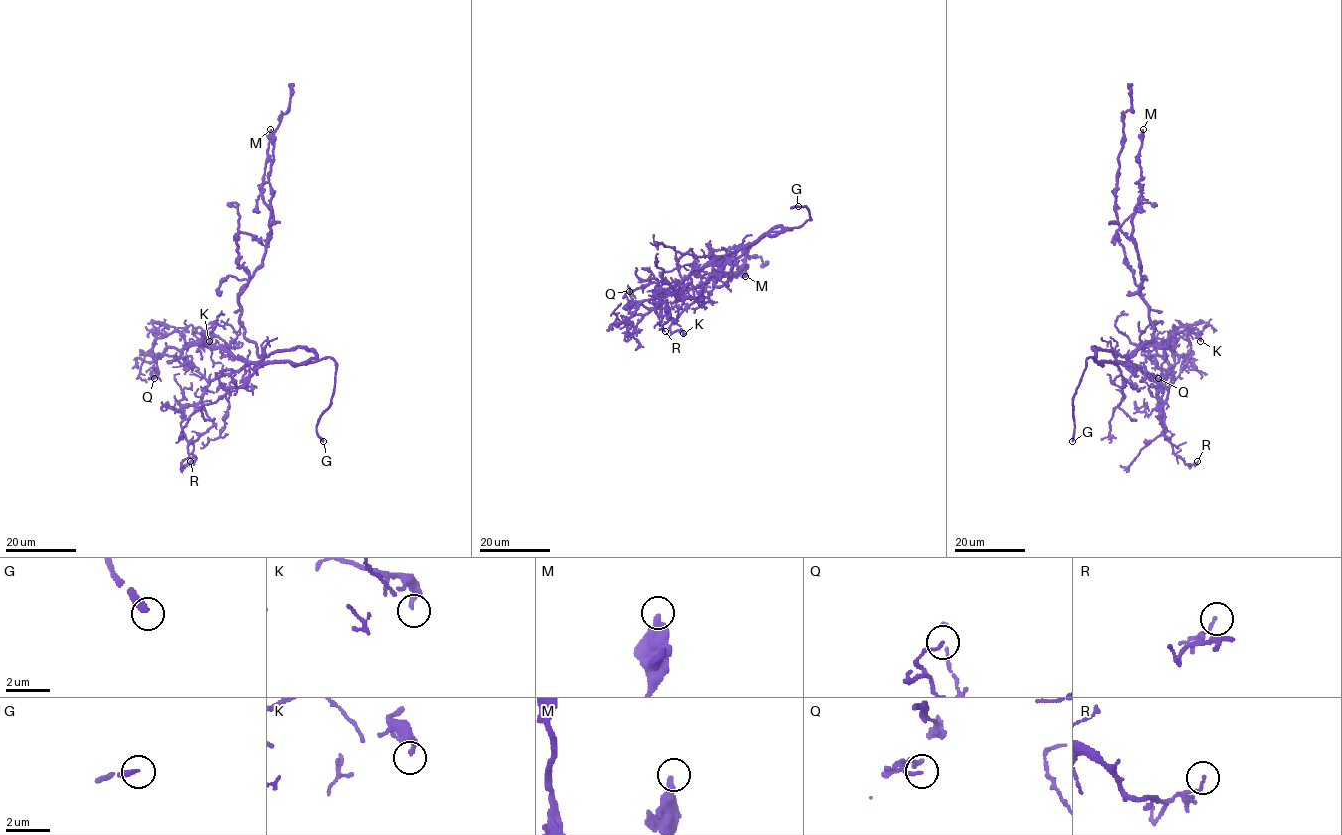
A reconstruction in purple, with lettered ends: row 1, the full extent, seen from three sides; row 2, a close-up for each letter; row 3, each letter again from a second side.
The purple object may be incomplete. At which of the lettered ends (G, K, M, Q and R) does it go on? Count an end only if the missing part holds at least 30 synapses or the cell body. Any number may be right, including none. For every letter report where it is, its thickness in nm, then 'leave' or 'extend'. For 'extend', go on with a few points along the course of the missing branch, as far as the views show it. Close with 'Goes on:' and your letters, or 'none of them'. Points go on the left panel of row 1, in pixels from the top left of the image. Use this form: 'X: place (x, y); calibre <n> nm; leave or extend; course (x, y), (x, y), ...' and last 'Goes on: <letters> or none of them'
G: place (323, 441); calibre 280 nm; extend; course (323, 441), (329, 457), (337, 462)
K: place (209, 341); calibre 240 nm; leave
M: place (270, 129); calibre 360 nm; leave
Q: place (154, 378); calibre 140 nm; leave
R: place (190, 461); calibre 120 nm; leave
Goes on: G

